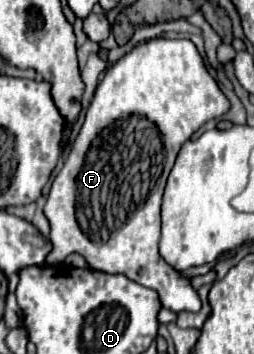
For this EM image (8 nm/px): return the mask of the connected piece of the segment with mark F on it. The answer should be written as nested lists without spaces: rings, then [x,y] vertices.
[[[186,38],[148,40],[110,66],[44,206],[52,228],[52,252],[46,262],[60,264],[68,254],[78,252],[92,270],[124,274],[156,290],[162,306],[172,312],[200,312],[196,290],[158,254],[160,202],[180,146],[204,122],[222,116],[228,108],[228,98]]]

